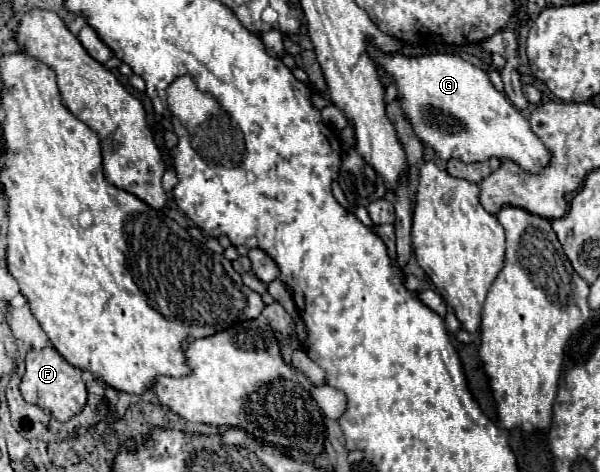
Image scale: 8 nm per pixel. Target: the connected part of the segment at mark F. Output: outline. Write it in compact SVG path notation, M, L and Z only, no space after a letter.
M55 349L29 351L25 357L25 375L21 379L21 395L27 403L49 411L57 421L69 421L83 411L87 401L87 387L81 379L81 371L69 365Z

